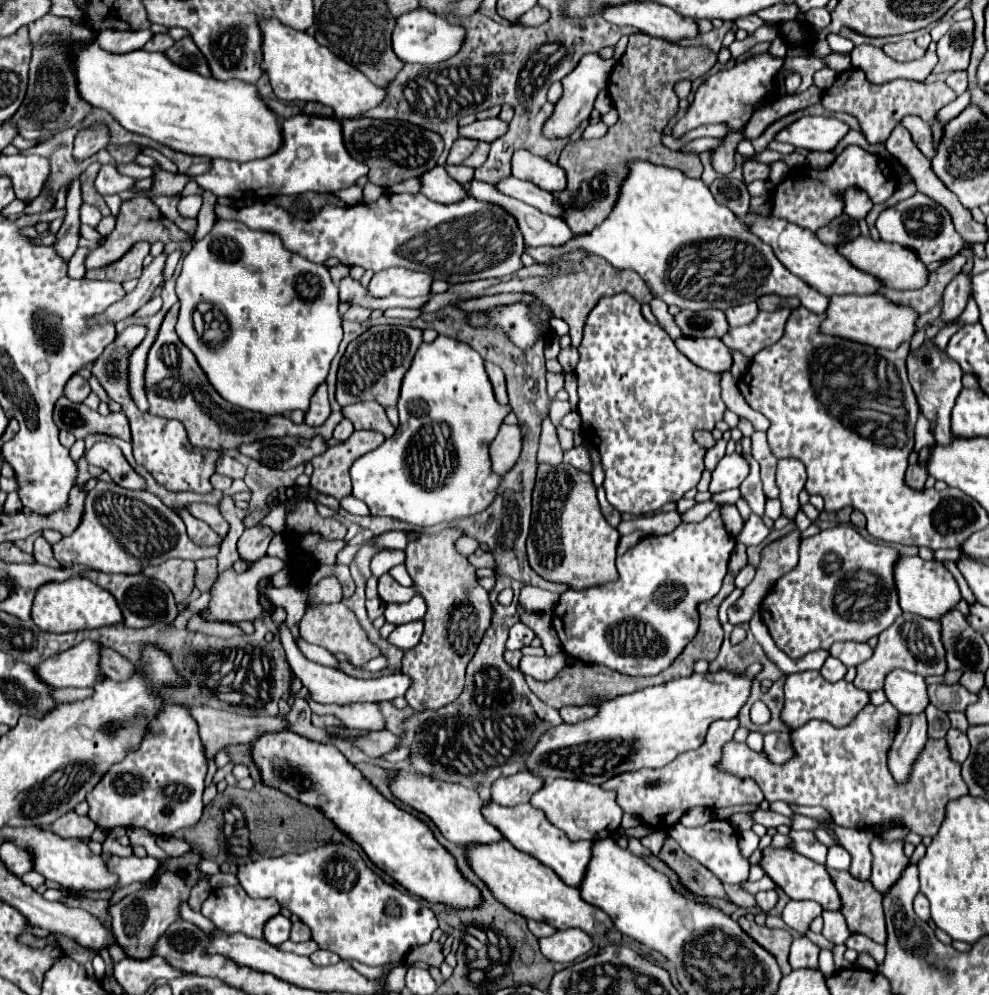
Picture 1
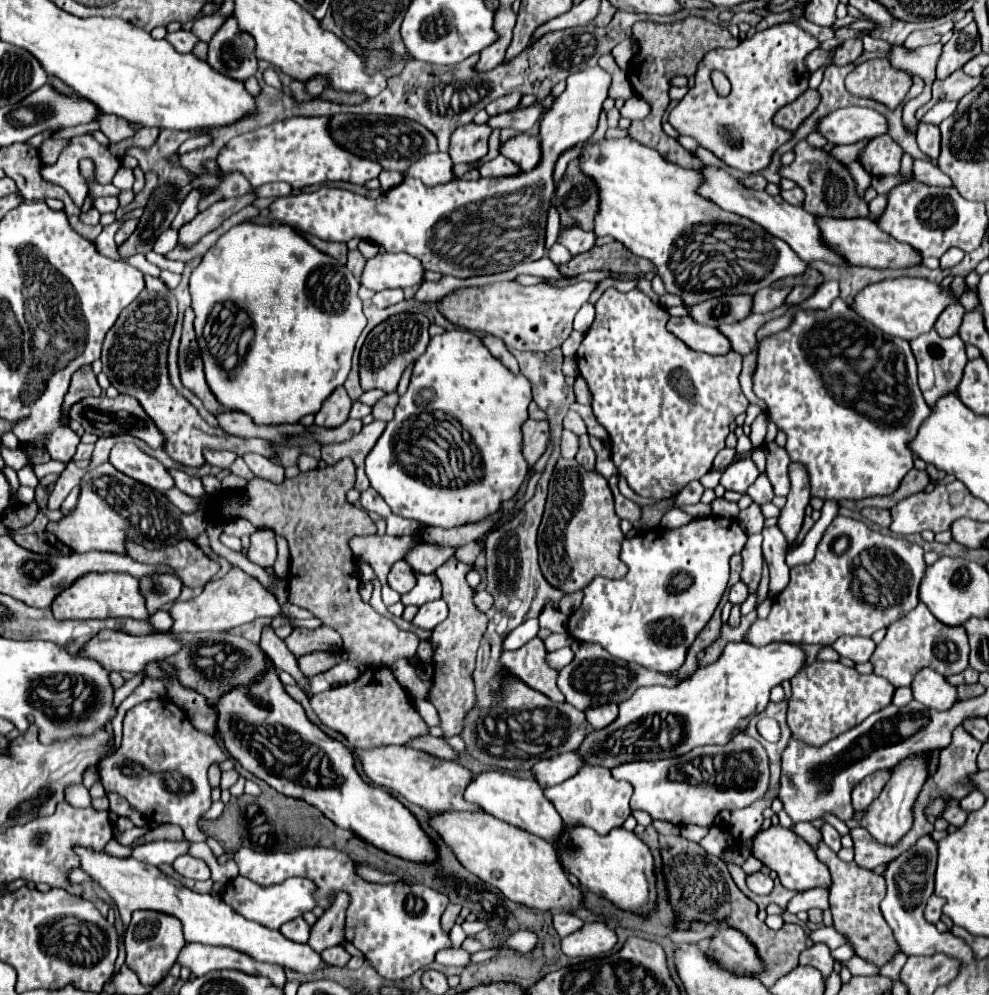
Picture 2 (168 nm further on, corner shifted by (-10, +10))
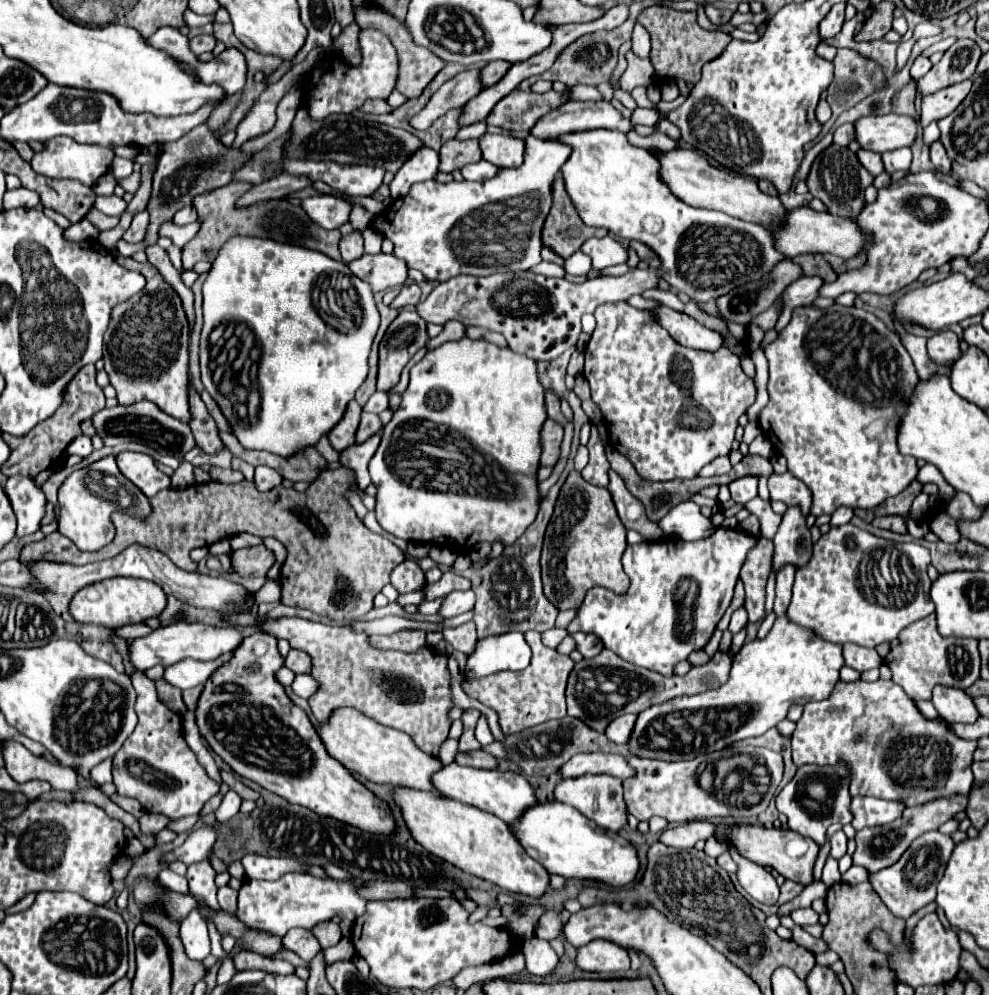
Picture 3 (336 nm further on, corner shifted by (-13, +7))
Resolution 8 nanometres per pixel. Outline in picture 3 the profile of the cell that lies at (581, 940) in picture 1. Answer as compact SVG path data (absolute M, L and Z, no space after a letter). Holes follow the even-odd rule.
M593 939L577 949L577 965L585 971L599 971L607 977L621 977L629 969L629 955L613 941Z

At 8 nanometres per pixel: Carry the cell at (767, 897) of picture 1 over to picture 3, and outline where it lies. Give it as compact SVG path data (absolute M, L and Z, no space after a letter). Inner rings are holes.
M739 855L739 859L735 859L737 865L739 865L739 871L737 871L737 877L739 877L739 883L743 885L743 889L753 897L757 899L759 903L765 903L765 905L773 905L777 903L777 897L779 897L779 885L775 883L773 875L761 867L761 865L753 865L751 861L743 859Z

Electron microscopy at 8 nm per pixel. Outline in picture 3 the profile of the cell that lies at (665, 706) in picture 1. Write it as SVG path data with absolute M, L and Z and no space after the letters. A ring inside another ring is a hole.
M783 565L777 571L777 587L775 587L775 613L777 621L769 635L765 639L755 639L751 643L745 643L737 655L733 657L733 669L729 675L729 681L721 685L719 689L703 691L697 695L681 695L675 699L669 699L665 703L657 703L647 707L643 713L639 713L635 727L629 737L629 755L645 757L645 759L663 759L663 761L687 761L697 757L701 751L717 751L723 747L729 747L737 741L759 737L767 729L775 727L789 711L791 703L805 705L809 701L821 701L827 697L839 679L839 669L843 667L843 655L841 645L831 645L829 641L821 641L815 637L809 629L803 629L799 625L791 625L785 619L785 609L791 601L791 587L793 587L793 565Z

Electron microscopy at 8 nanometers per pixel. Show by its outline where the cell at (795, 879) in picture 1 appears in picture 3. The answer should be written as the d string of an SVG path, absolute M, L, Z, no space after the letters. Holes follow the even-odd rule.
M719 825L717 829L717 837L719 839L729 839L735 843L737 851L763 867L773 867L779 875L783 875L789 881L811 885L813 879L813 867L819 855L819 845L815 845L815 841L799 835L799 833L791 833L791 829L767 829L763 825L741 825L741 827L731 827L731 825Z

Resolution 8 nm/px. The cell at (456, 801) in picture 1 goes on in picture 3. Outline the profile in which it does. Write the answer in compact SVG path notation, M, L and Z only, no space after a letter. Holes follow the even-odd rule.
M337 709L331 715L331 721L323 723L319 729L321 741L325 743L327 751L341 761L351 773L359 773L361 777L389 785L389 787L407 787L407 789L419 789L419 791L431 791L441 795L435 785L431 783L431 777L443 769L443 763L437 757L429 757L423 753L407 733L395 731L391 727L379 725L377 721L371 721L363 713L355 709Z

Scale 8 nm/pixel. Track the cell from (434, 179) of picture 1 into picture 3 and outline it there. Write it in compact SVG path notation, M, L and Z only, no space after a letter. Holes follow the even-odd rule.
M429 147L419 149L419 153L413 153L403 165L403 169L399 169L395 179L389 183L391 199L405 197L411 185L435 179L437 173L439 173L439 153Z

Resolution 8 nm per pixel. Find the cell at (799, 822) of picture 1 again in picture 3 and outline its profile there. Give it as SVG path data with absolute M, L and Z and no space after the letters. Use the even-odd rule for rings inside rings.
M949 795L949 797L937 797L933 801L927 801L923 805L915 805L915 807L907 807L903 811L903 815L899 819L895 819L891 825L883 825L883 827L865 828L857 831L855 835L856 850L853 853L853 863L865 867L867 871L875 873L879 869L885 869L889 865L893 865L911 845L911 841L919 835L923 835L925 831L931 829L939 829L945 821L949 821L957 811L963 811L969 803L969 795Z

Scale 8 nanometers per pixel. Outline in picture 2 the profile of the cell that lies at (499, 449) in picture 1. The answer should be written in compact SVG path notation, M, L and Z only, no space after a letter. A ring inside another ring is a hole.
M526 420L522 426L522 432L524 432L524 458L530 466L534 466L536 460L544 454L546 446L548 446L550 426L548 426L548 422ZM544 436L546 436L546 446L544 446Z

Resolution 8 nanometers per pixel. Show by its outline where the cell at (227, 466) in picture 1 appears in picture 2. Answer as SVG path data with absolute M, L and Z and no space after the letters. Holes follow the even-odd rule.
M246 454L244 456L244 462L248 464L248 468L254 472L254 476L260 476L264 480L270 480L270 482L282 482L284 480L284 470L280 464L276 462L270 462L268 458L260 456L260 454Z

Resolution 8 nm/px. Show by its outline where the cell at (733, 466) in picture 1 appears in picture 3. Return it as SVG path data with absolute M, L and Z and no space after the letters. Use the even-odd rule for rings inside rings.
M753 475L739 477L733 483L729 483L729 491L731 491L731 499L735 503L747 503L749 499L753 499L757 495L757 477L753 477Z

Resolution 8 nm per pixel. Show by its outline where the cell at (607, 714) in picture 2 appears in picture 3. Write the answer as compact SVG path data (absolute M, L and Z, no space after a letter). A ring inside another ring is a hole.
M623 715L617 717L615 721L611 721L605 729L607 739L615 741L615 743L627 743L627 737L631 733L631 725L635 723L635 715Z

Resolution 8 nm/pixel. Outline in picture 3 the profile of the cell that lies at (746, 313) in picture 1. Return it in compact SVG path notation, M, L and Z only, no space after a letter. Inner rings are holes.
M801 277L783 291L781 301L783 301L783 309L787 311L787 321L789 321L789 315L792 317L795 307L809 305L817 297L819 285L823 285L823 279L819 277Z

